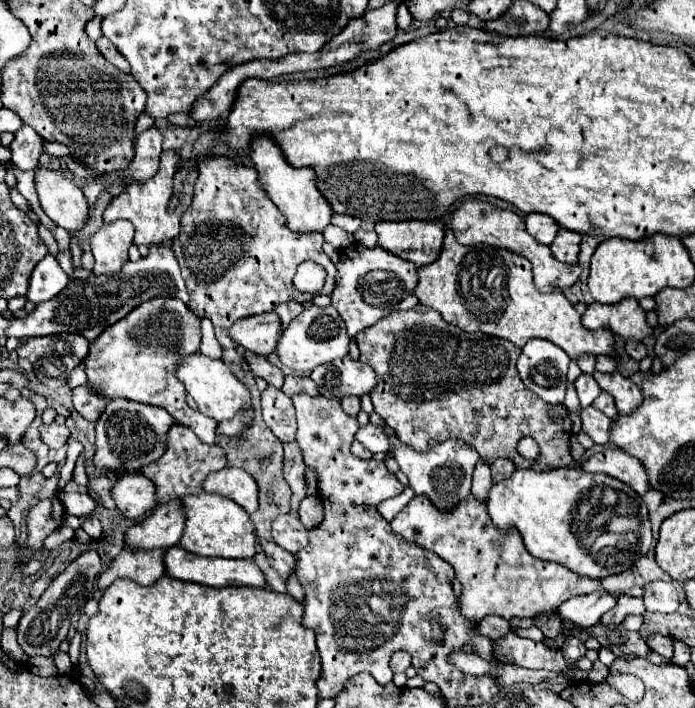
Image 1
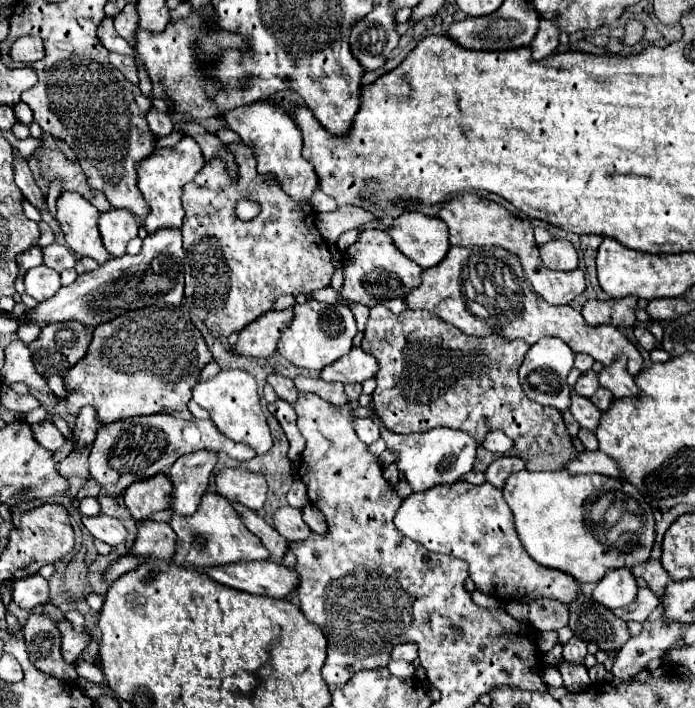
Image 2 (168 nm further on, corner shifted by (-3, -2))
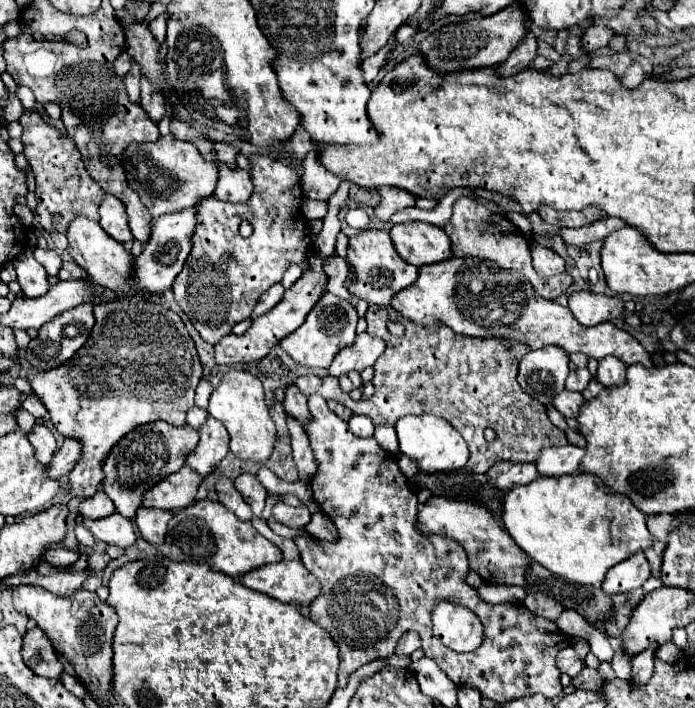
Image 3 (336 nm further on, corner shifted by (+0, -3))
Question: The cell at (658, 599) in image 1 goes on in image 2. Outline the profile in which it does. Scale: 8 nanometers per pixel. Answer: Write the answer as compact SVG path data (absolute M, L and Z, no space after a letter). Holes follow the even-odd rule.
M650 559L650 561L646 561L644 579L648 581L648 587L652 589L652 593L656 593L656 597L662 599L664 587L666 587L666 583L670 581L670 575L668 575L666 569L662 567L660 559Z

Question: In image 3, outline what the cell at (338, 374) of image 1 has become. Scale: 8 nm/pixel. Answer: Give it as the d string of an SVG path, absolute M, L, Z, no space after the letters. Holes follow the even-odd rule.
M359 334L353 346L339 350L329 366L331 376L341 376L347 372L363 372L365 368L373 366L375 360L383 354L385 342L381 338L373 338L369 334Z

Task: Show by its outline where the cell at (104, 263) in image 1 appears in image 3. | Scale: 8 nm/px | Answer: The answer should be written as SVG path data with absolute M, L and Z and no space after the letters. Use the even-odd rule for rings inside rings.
M107 194L99 206L99 214L101 214L101 228L117 242L125 244L125 242L131 242L133 240L133 234L129 230L129 224L127 224L127 212L125 212L125 206L121 200L117 200L115 196Z

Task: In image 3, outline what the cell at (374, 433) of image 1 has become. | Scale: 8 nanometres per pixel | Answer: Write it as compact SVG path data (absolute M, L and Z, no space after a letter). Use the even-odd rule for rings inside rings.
M353 414L347 424L349 424L351 432L357 434L357 436L361 436L361 438L369 438L369 436L373 434L373 430L375 430L371 418L367 418L367 416L355 416L355 414Z

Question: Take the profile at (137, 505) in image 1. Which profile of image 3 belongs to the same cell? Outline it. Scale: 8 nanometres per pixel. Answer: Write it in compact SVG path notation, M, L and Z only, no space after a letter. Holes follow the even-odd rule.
M183 466L179 472L169 474L163 482L157 482L153 488L149 488L143 494L141 506L175 512L175 510L195 502L199 484L201 484L201 478L197 478L197 474L193 474L193 470Z

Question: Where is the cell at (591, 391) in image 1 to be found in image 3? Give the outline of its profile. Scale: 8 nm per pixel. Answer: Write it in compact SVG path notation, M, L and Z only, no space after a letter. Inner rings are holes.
M573 368L567 376L567 388L573 392L583 392L587 388L587 384L591 382L591 372L587 368Z

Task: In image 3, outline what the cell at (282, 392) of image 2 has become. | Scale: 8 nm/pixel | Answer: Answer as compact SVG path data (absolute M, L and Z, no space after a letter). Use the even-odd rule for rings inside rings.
M289 386L285 388L285 400L283 400L285 412L293 418L297 418L299 422L307 422L309 420L309 410L305 406L305 396L299 392L297 386Z

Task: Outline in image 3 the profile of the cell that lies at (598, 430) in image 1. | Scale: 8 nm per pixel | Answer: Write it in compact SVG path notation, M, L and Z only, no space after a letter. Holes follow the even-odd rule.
M563 390L563 394L559 394L559 396L553 400L553 406L555 406L565 418L577 418L583 404L585 404L583 394L579 394L579 392L569 392L569 390Z

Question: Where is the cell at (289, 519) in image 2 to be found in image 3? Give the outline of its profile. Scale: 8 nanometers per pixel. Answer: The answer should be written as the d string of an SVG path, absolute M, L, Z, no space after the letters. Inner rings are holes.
M279 502L273 508L273 518L289 528L305 528L311 518L311 512L307 508L293 508L293 506Z

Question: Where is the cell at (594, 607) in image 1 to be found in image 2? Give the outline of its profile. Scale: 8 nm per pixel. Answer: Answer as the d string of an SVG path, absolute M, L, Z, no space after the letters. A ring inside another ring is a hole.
M610 569L594 587L592 597L608 609L626 607L636 599L638 583L632 569Z

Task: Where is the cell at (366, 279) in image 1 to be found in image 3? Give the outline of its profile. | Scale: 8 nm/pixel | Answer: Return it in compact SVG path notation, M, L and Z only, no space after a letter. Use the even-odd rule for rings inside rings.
M375 228L363 230L349 238L347 262L353 266L353 272L355 272L353 284L347 286L349 294L357 296L359 300L365 300L369 304L377 304L377 306L389 306L393 296L397 292L401 292L403 288L409 288L419 276L419 270L415 266L407 264L405 260L401 260L401 256L395 252L389 232L375 230Z

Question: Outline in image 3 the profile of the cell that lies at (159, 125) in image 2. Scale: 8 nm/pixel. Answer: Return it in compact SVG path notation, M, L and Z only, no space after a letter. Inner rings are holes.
M141 80L141 106L153 124L159 124L163 120L165 116L163 98L157 98L157 90L153 90L153 86L149 86L149 82L145 80Z

